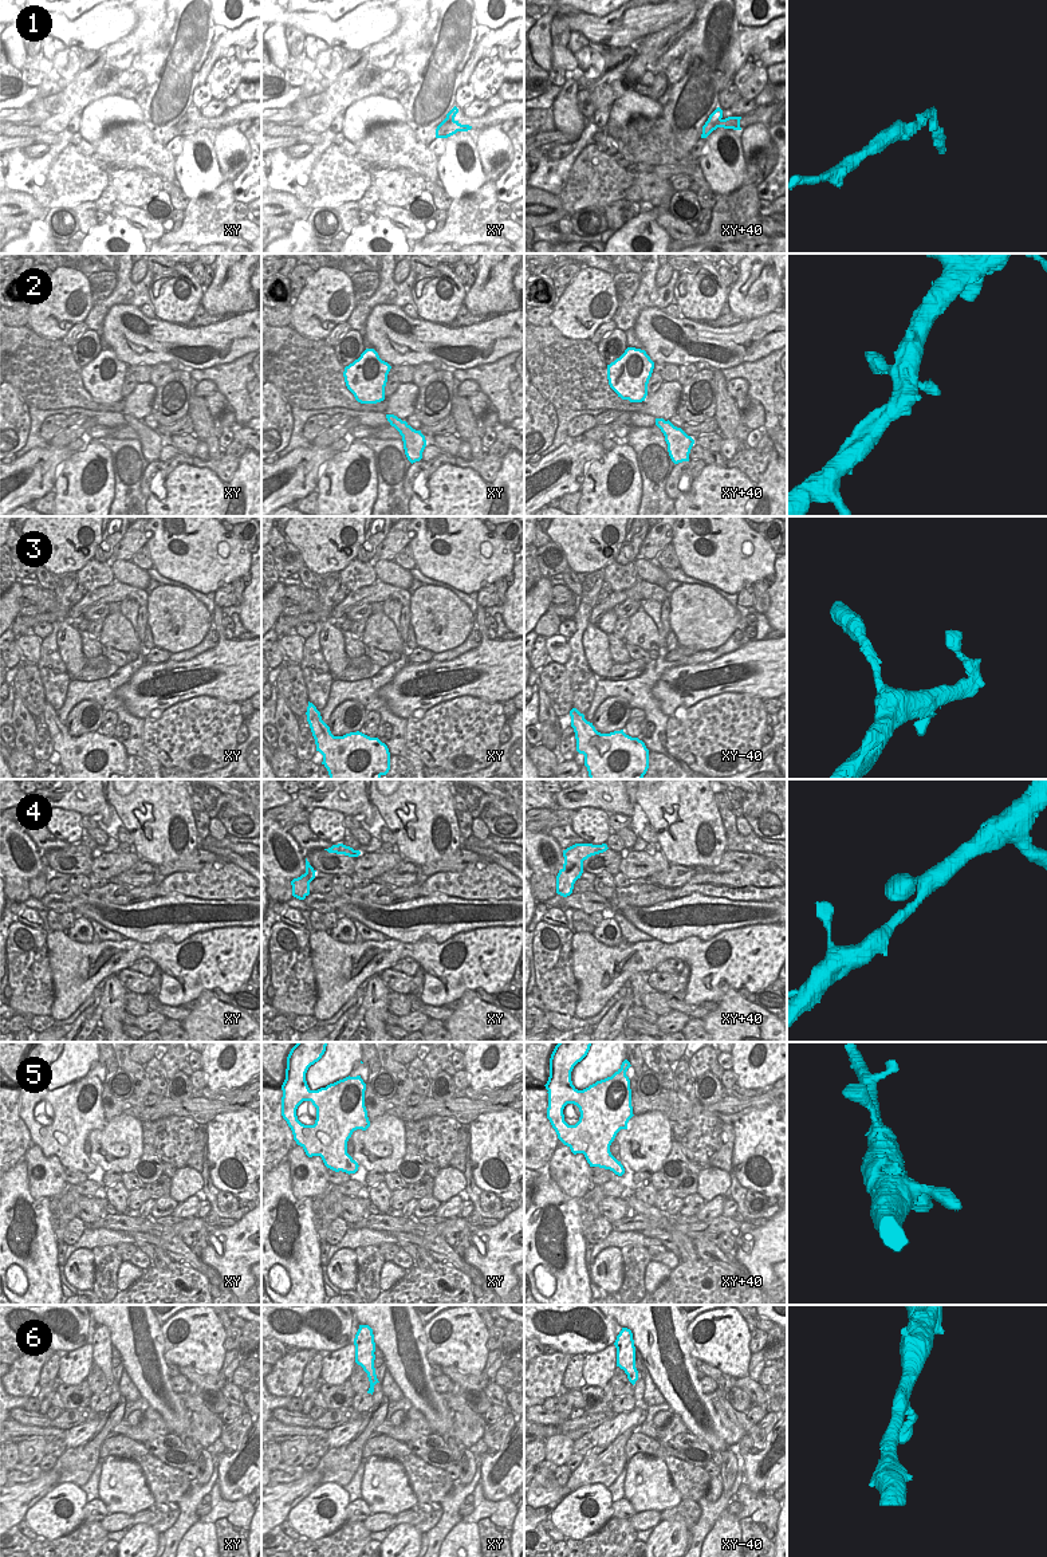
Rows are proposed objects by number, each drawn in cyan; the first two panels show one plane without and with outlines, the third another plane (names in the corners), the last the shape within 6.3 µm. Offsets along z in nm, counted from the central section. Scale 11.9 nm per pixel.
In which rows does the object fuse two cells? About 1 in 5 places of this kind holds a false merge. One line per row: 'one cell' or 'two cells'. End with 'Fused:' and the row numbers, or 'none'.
1: one cell
2: one cell
3: two cells
4: one cell
5: one cell
6: one cell
Fused: 3

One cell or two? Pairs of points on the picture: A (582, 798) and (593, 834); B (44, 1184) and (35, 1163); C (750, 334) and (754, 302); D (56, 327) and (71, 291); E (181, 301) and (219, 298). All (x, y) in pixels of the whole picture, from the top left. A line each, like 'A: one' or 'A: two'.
A: two
B: one
C: two
D: one
E: two

